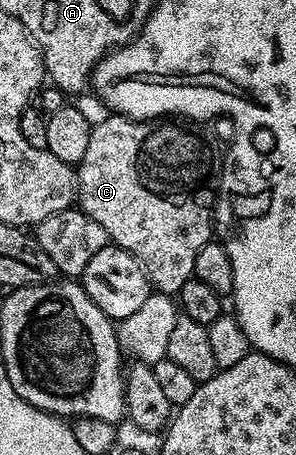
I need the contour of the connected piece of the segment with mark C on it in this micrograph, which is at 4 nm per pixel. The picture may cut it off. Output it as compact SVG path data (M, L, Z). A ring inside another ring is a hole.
M112 114L100 122L100 126L90 129L88 151L76 166L77 207L96 218L96 222L104 226L109 243L119 244L133 254L144 266L151 285L167 294L176 294L184 282L191 280L196 254L200 254L205 244L211 243L216 232L214 213L224 152L214 145L212 137L194 128L197 127L170 118L132 120Z

